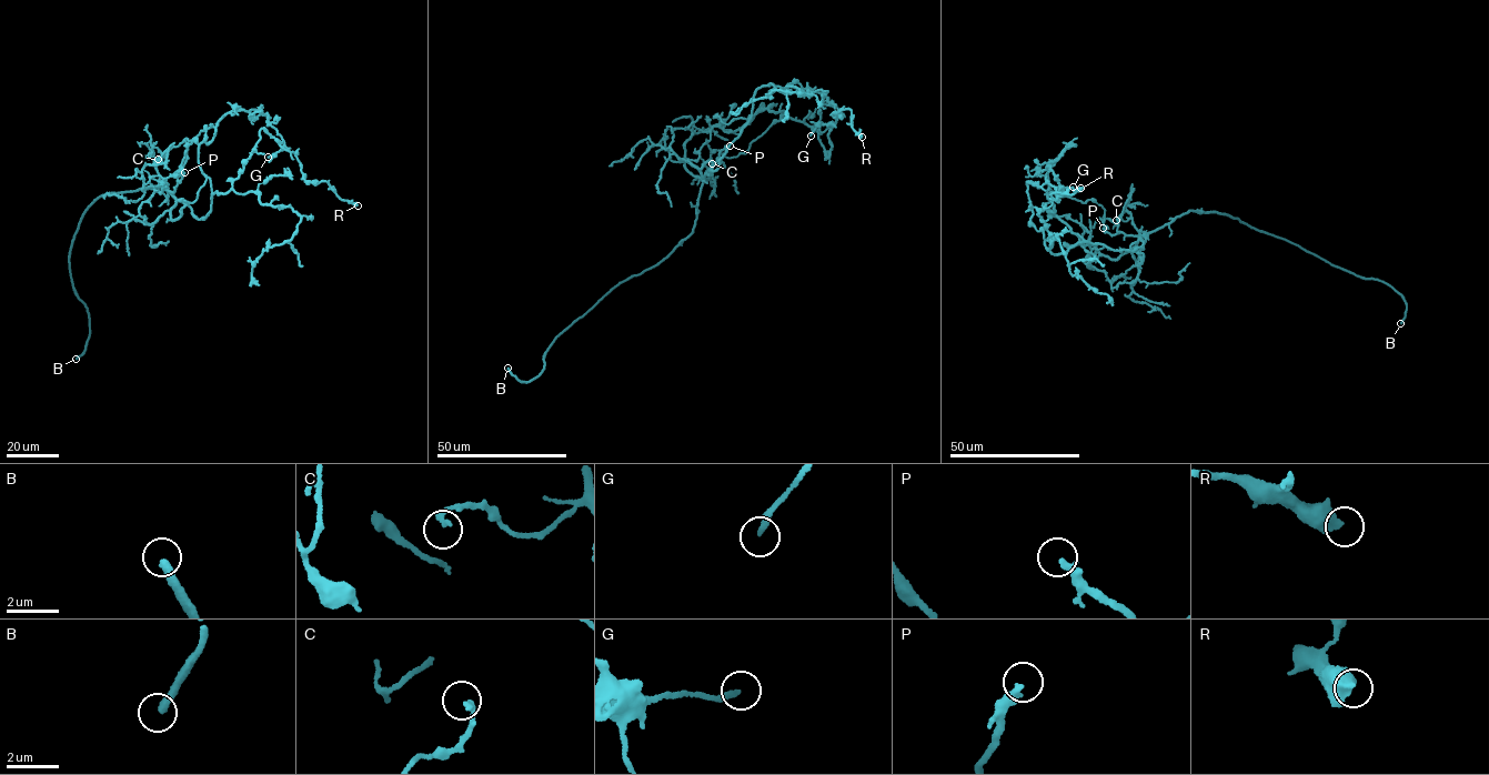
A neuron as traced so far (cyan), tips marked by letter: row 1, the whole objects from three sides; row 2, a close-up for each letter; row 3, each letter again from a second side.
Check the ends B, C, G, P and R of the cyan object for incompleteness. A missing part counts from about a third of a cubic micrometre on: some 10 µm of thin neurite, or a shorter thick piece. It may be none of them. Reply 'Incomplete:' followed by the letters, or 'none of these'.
Incomplete: B, P

